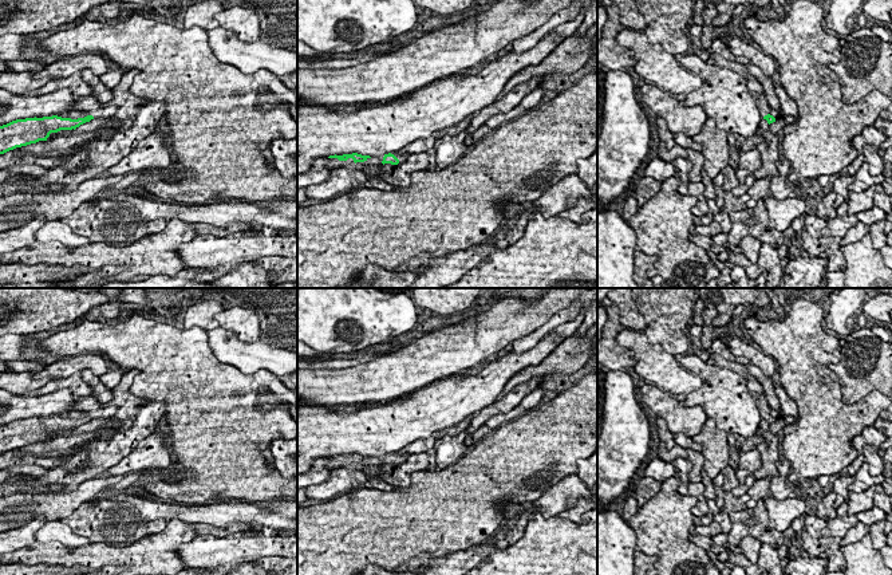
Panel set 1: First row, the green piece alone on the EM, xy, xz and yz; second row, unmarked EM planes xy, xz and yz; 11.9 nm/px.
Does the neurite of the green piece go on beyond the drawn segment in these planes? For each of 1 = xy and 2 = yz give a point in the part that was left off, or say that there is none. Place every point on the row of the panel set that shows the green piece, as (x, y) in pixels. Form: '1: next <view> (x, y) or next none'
1: next xy (89, 105)
2: next yz (765, 109)

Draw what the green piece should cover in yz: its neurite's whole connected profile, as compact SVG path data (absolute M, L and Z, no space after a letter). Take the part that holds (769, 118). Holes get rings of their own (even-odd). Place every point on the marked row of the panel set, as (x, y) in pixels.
M751 92L757 106L759 107L761 117L767 121L767 123L775 122L775 118L771 115L771 107L769 106L763 94Z

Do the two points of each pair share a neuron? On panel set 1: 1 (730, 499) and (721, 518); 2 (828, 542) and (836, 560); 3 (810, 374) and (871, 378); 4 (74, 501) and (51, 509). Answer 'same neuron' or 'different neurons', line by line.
1: same neuron
2: same neuron
3: different neurons
4: same neuron

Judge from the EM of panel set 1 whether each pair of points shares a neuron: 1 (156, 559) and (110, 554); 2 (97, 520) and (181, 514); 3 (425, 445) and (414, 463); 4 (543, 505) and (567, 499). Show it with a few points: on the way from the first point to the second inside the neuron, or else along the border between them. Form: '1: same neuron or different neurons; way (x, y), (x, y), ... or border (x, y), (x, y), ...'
1: same neuron; way (145, 556), (121, 556)
2: different neurons; border (113, 500), (130, 503), (145, 522), (166, 522)
3: different neurons; border (433, 446), (410, 455)
4: same neuron; way (548, 505), (556, 499), (561, 499)

